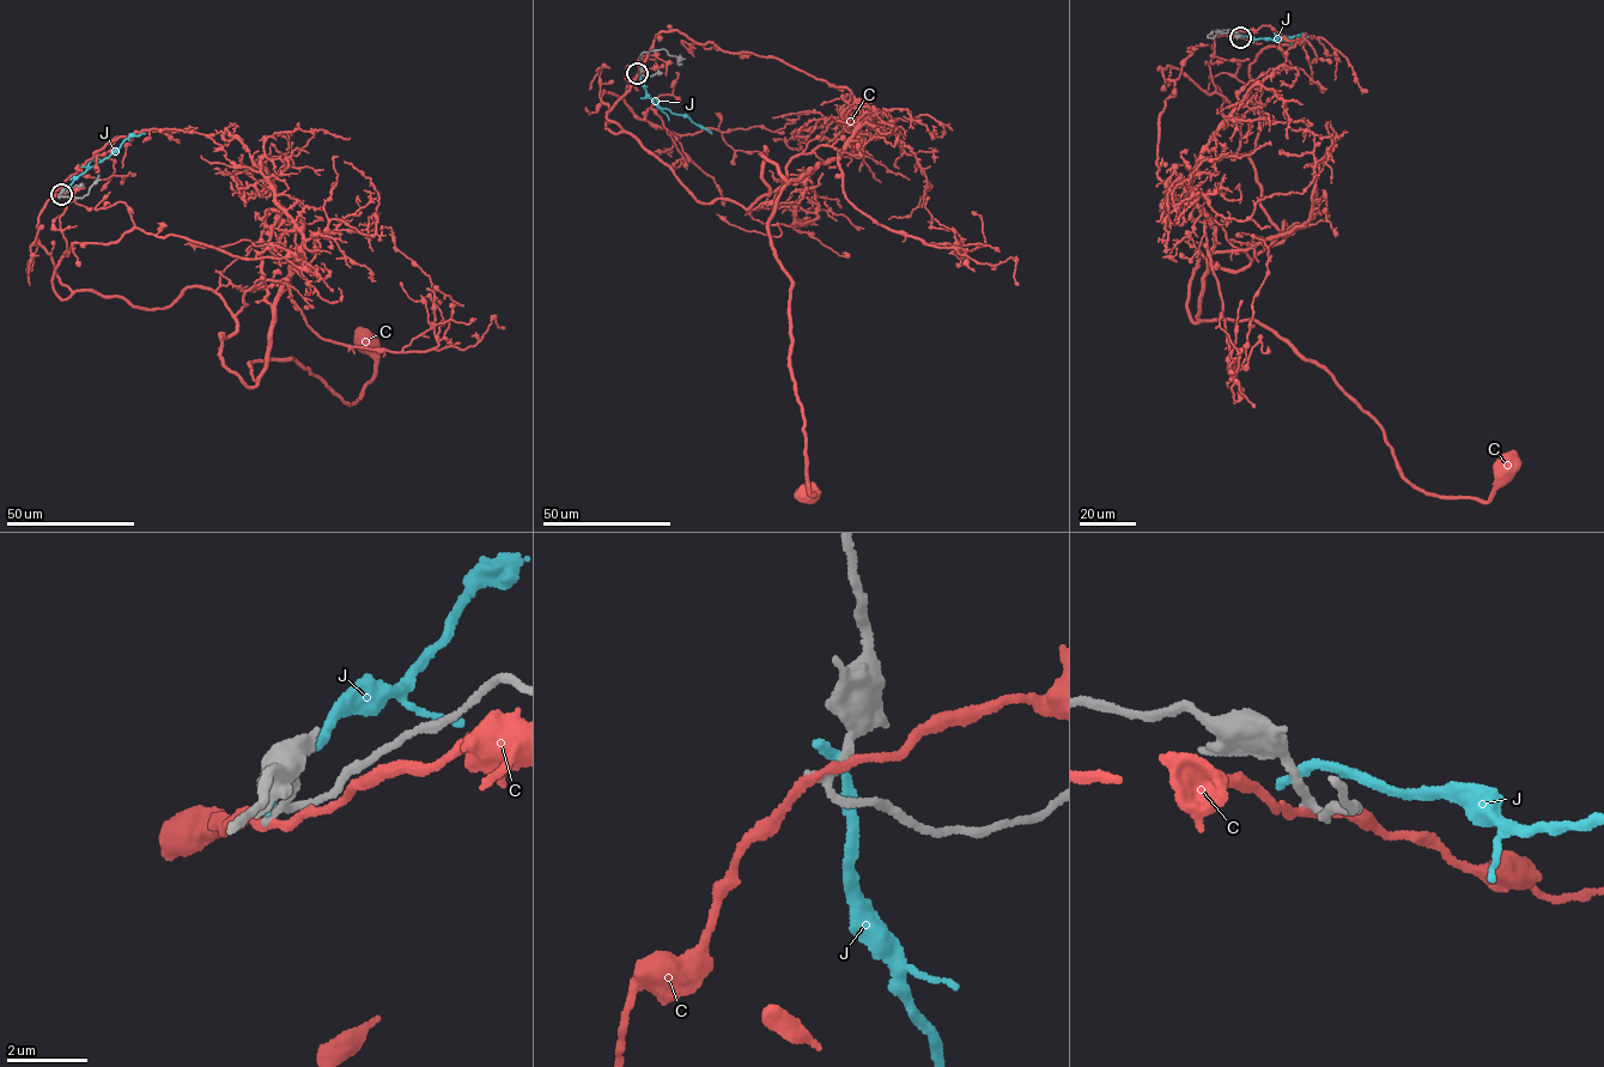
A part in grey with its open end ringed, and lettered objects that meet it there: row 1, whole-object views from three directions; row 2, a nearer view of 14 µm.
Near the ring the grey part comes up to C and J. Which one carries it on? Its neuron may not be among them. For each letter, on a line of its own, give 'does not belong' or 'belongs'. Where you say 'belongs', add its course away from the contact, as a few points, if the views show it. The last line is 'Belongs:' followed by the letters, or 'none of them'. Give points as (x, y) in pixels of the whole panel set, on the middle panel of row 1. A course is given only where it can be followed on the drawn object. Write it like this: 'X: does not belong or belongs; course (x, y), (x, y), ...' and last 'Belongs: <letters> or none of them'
C: does not belong
J: does not belong
Belongs: none of them

